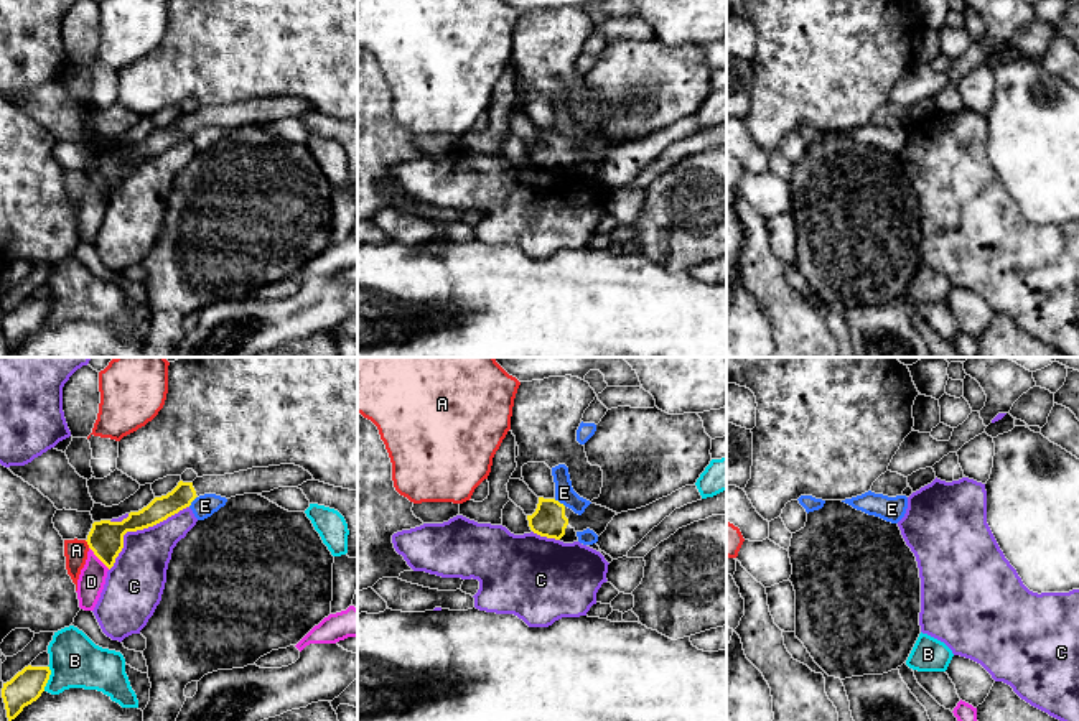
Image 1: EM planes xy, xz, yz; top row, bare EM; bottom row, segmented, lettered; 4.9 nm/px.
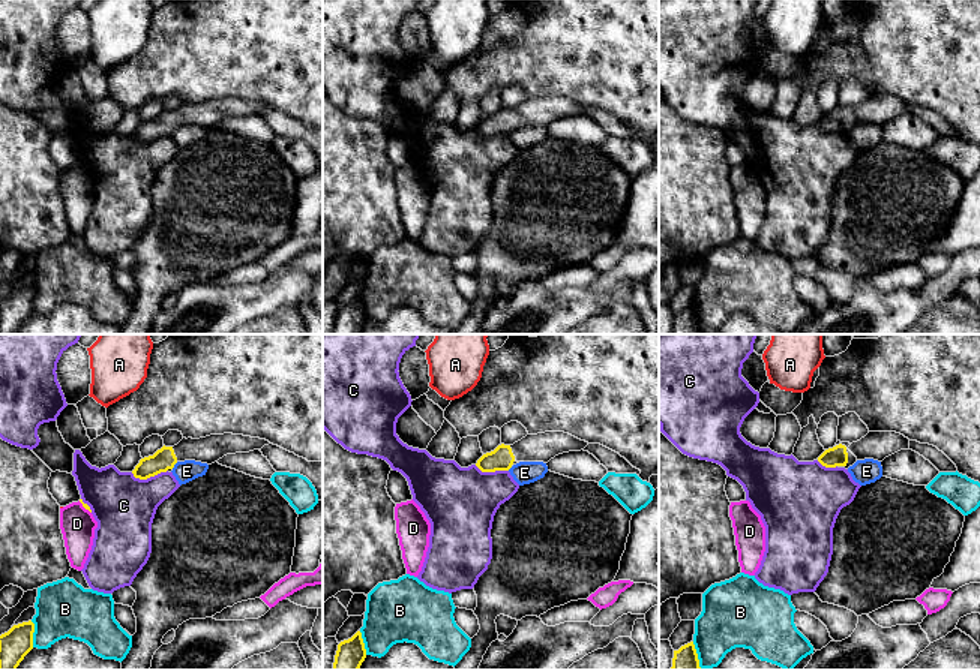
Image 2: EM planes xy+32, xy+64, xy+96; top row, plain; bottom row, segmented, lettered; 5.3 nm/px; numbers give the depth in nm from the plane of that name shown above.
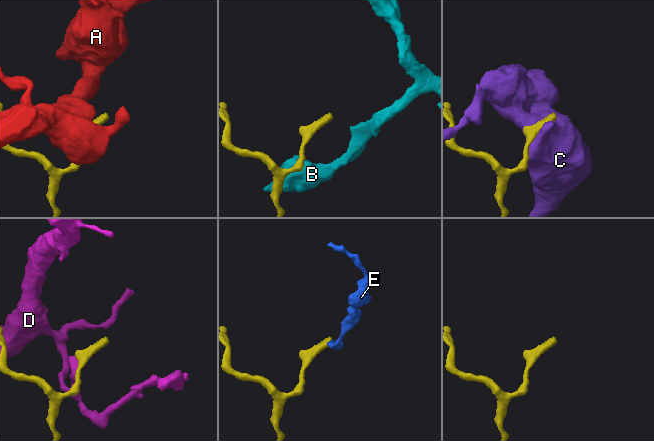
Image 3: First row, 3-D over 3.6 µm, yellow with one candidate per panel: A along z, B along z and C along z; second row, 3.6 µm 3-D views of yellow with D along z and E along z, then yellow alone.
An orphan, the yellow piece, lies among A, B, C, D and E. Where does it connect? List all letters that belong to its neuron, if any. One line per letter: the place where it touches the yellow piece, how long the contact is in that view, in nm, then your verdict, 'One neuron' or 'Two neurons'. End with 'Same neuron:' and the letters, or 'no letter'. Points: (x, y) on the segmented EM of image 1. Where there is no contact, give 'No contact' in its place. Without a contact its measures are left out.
A: Touches yellow at xy (88, 544). Shared border 50 nm. Two neurons
B: Touches yellow at xy (48, 679). Shared border 130 nm. Two neurons
C: Touches yellow at xy (139, 529). Shared border 500 nm. Two neurons
D: Touches yellow at xy (99, 558). Shared border 150 nm. Two neurons
E: Touches yellow at xz (559, 502). Shared border 70 nm. Two neurons
Same neuron: no letter

